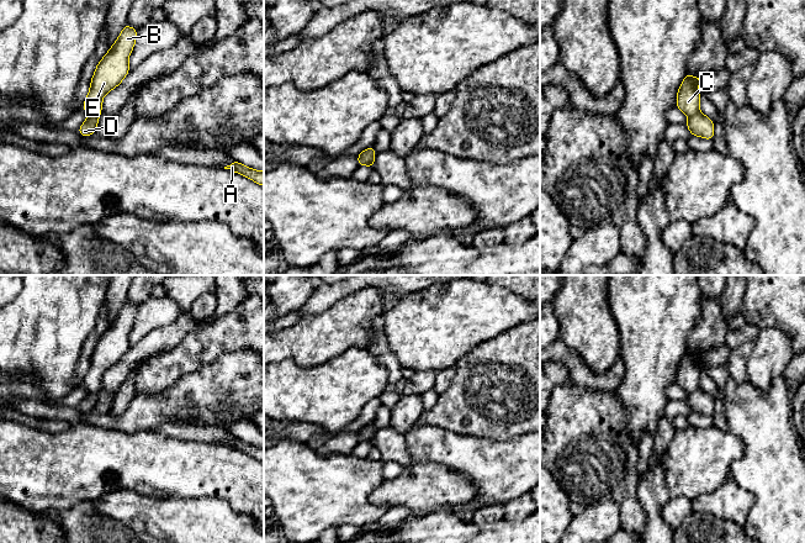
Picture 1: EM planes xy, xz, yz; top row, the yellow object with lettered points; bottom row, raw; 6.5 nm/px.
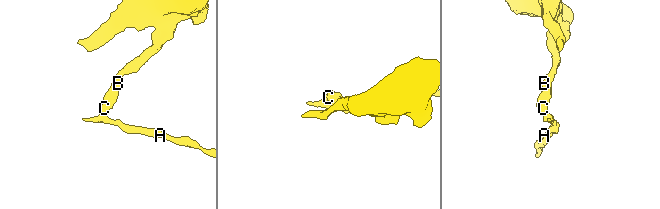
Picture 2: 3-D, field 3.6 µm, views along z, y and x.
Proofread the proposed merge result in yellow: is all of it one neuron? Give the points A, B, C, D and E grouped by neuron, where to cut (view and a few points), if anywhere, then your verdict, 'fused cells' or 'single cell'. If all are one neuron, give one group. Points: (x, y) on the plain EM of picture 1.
A D / B C E; cut in xy along (89, 391), (98, 394); fused cells

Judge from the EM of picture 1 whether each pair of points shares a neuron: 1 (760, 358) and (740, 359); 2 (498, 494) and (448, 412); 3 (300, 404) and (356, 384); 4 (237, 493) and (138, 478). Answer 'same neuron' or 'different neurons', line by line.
1: different neurons
2: different neurons
3: same neuron
4: same neuron

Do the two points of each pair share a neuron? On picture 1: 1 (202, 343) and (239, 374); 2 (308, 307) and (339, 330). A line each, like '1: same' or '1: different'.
1: different
2: different

